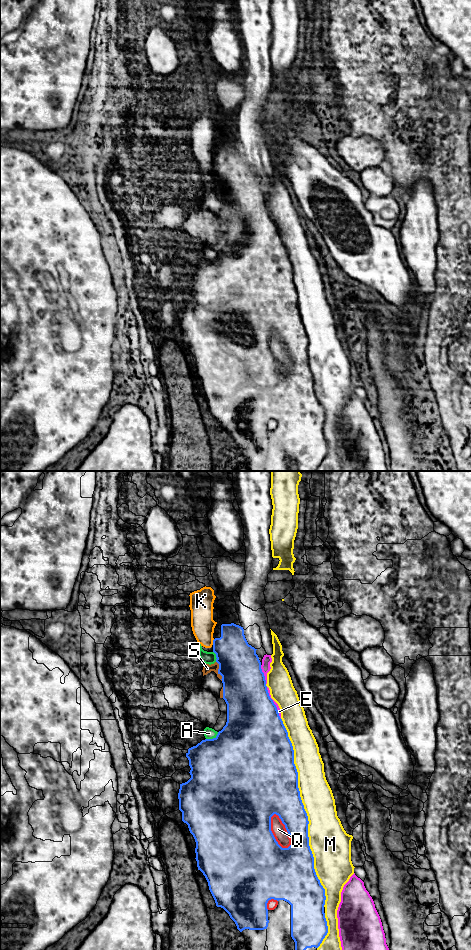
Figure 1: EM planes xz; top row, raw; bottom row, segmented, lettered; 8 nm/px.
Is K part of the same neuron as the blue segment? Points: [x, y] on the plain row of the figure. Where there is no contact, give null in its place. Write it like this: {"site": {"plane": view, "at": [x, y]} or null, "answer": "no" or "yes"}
{"site": {"plane": "xz", "at": [213, 162]}, "answer": "yes"}

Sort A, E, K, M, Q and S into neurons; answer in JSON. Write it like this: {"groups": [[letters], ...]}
{"groups": [["A"], ["E"], ["K", "S"], ["M"], ["Q"]]}

